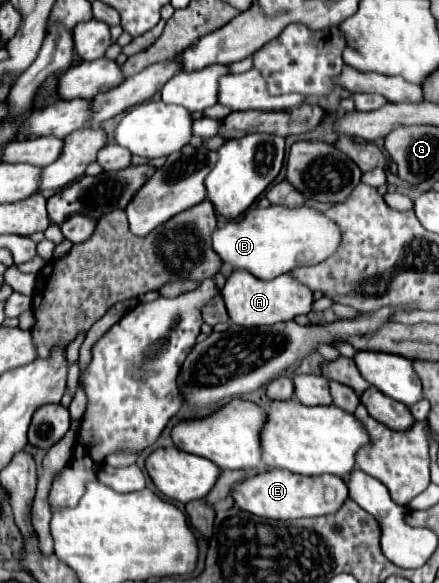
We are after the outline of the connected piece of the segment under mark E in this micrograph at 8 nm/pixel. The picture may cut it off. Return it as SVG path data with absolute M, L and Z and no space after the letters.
M267 470L247 478L233 490L235 504L251 514L271 520L295 520L295 518L317 518L333 514L349 498L349 488L343 478L337 476L299 476L289 470Z

